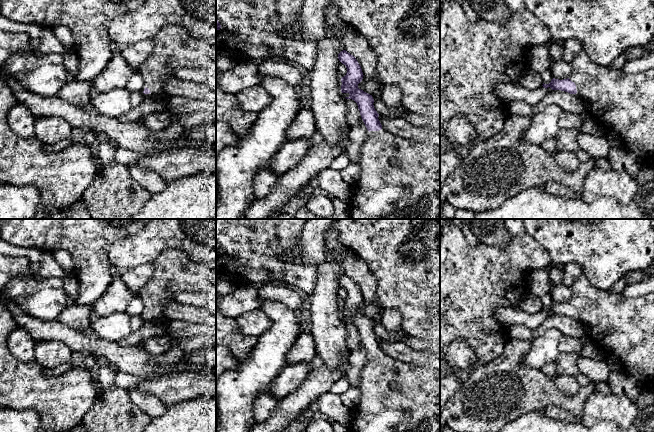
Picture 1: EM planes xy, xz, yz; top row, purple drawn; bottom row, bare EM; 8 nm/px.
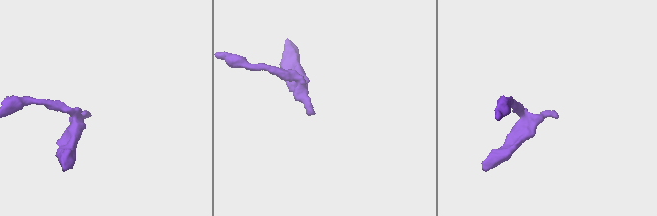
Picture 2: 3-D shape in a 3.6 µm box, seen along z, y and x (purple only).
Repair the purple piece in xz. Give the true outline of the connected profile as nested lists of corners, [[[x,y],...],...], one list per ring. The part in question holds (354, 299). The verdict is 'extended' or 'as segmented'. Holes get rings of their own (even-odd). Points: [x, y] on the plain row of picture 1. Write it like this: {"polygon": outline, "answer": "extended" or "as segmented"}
{"polygon": [[[346,274],[338,278],[338,283],[347,292],[346,299],[341,302],[341,316],[349,317],[345,322],[357,327],[361,342],[369,355],[360,375],[361,399],[359,405],[352,409],[352,419],[347,427],[349,432],[440,432],[440,369],[420,367],[383,353],[372,319],[358,312],[364,300],[358,285]]], "answer": "extended"}

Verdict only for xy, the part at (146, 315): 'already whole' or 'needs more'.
needs more

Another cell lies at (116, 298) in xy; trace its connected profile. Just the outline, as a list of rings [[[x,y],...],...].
[[[113,276],[108,289],[92,305],[93,310],[99,317],[125,312],[129,302],[136,296],[139,296],[139,292],[134,293],[121,276]]]

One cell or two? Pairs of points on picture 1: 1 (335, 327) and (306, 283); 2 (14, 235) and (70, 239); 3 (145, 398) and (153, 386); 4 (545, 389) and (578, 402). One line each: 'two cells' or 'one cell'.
1: two cells
2: one cell
3: two cells
4: one cell

